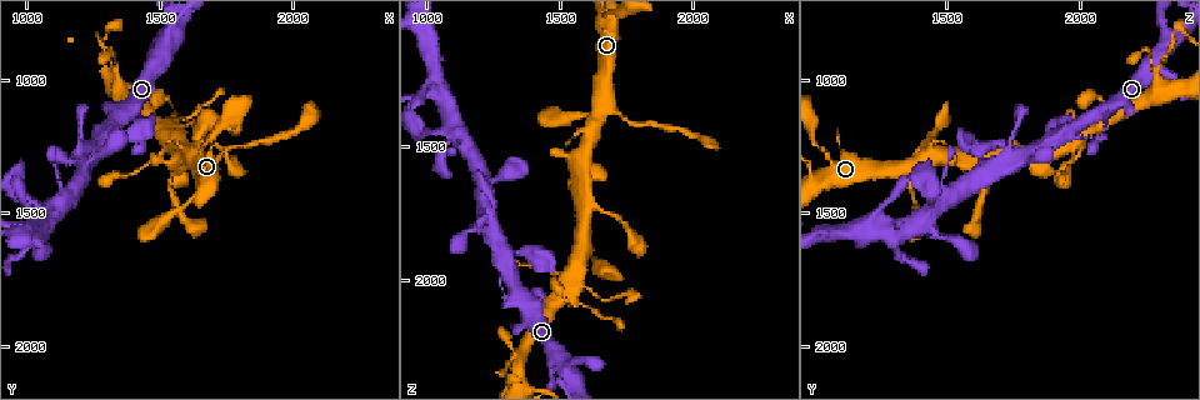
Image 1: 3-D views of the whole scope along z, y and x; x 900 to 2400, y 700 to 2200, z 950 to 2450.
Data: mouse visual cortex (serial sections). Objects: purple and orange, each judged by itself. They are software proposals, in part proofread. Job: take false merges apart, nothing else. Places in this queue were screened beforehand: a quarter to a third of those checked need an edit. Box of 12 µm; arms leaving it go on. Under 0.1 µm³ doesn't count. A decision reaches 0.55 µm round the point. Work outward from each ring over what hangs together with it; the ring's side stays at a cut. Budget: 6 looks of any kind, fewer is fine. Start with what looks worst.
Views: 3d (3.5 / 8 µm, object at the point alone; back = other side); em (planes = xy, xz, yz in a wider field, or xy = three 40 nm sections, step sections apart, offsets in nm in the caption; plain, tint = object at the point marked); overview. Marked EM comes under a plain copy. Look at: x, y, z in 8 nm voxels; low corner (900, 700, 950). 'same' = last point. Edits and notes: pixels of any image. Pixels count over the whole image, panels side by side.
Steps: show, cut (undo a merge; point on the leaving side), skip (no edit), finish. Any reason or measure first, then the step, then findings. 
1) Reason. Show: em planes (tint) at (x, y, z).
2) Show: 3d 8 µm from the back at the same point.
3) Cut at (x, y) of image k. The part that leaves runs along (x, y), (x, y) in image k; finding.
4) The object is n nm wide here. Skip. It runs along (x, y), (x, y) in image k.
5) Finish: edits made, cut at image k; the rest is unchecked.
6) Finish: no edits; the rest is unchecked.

Thin neck. Show: 3d 8 µm at (1670, 1370, 1350).

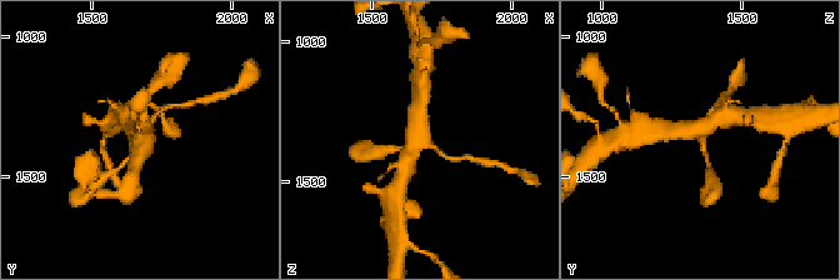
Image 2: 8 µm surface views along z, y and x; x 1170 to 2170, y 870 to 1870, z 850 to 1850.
4 arms meet here; the arms are 150, 150, 350, 500 nm wide; need the tissue. Show: em xy step 5 (tint) at (1670, 1360, 1360).

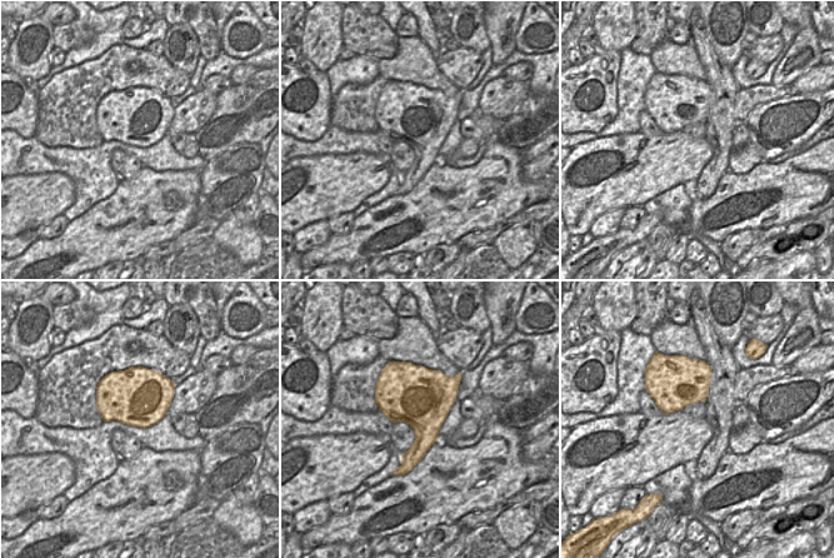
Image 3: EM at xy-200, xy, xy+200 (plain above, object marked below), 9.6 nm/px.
Skip. It runs along (421, 104), (406, 170) in image 2; continuous, no second cell.

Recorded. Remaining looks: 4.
Four-way junction. Show: 3d 8 µm at (1540, 1210, 2000).

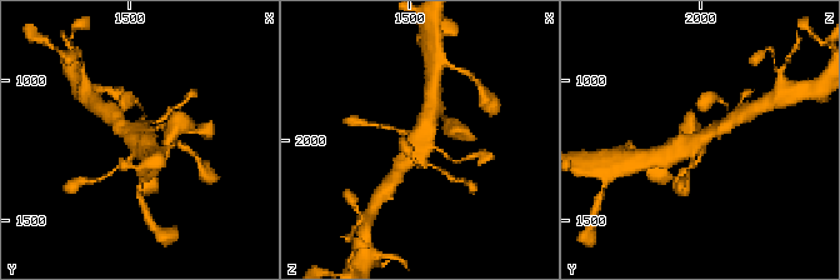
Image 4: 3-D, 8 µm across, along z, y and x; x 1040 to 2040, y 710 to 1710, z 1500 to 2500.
Show: em xy step 1 (tint) at (1540, 1200, 2010).

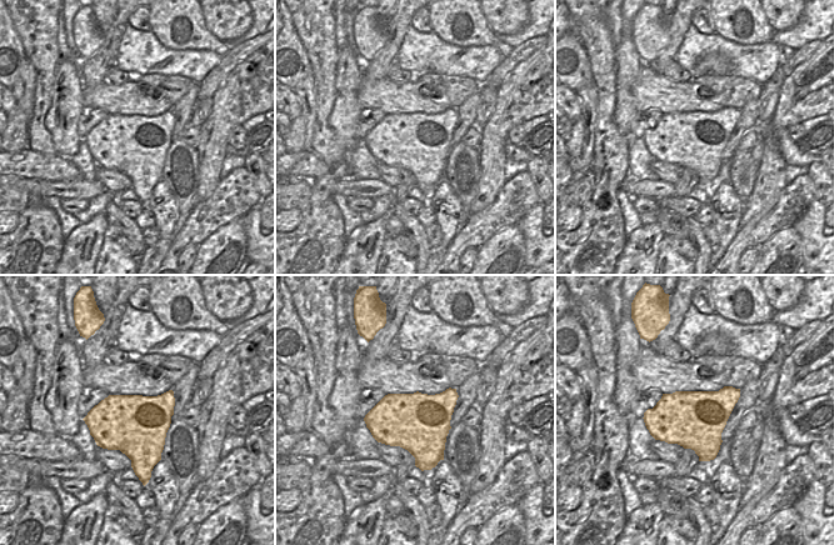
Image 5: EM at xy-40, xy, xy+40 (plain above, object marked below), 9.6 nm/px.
Skip. One cell here.

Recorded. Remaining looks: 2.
Sharp bend. Show: 3d 3.5 µm at (1300, 1220, 1910).

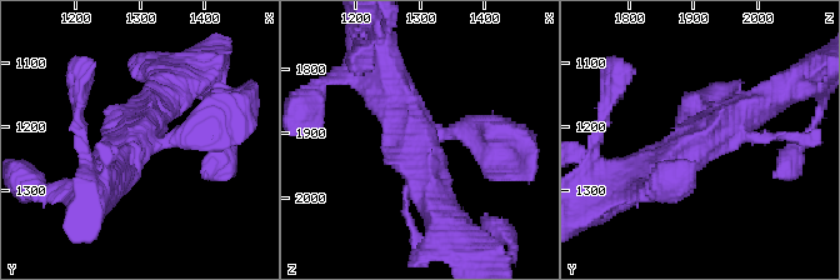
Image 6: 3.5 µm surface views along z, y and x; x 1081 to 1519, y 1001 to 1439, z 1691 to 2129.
Now the EM. Show: em xy step 2 (tint) at (1290, 1220, 1915).

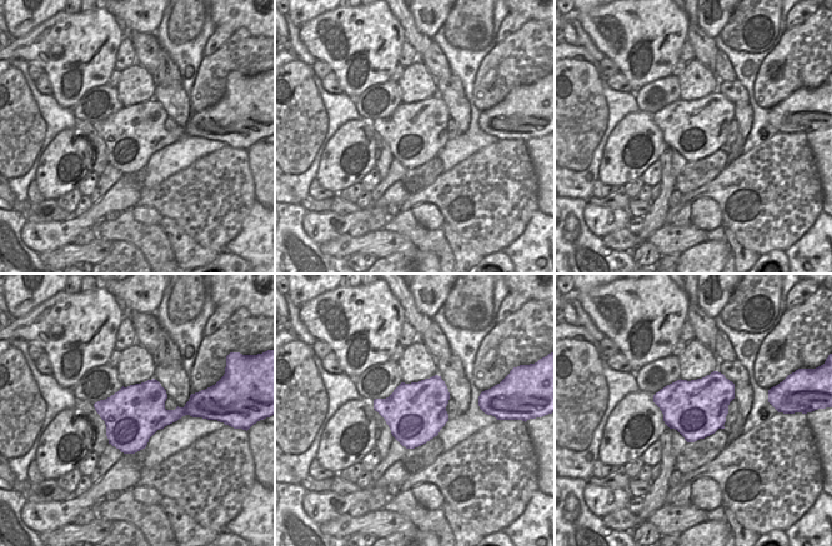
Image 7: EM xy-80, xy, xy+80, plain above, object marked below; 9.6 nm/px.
Skip. One cell here.

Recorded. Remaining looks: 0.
Finish: no edits; the rest is unchecked.

